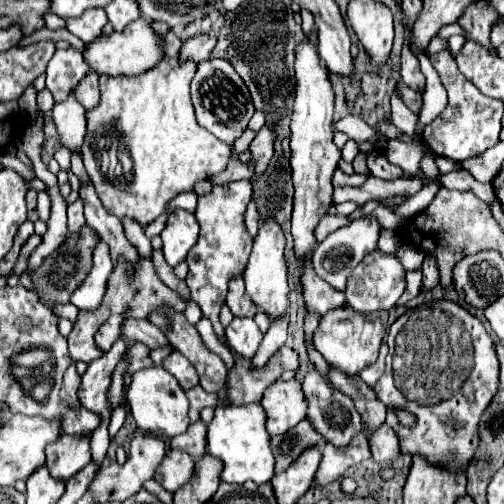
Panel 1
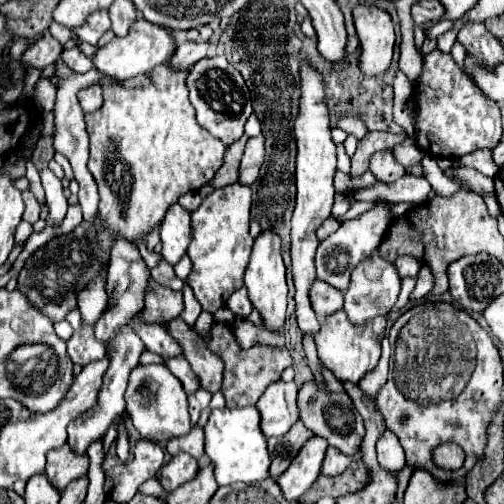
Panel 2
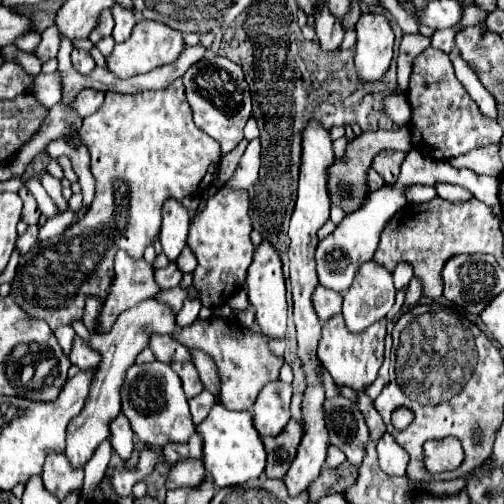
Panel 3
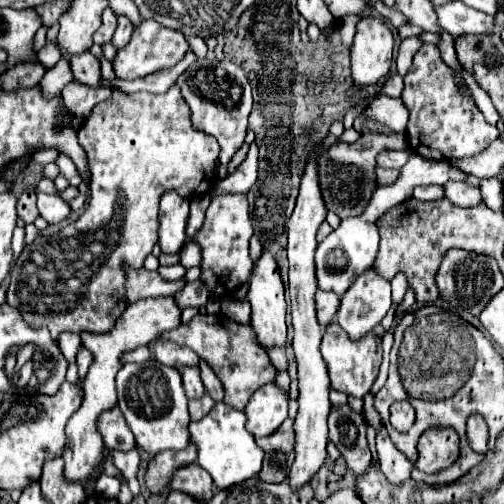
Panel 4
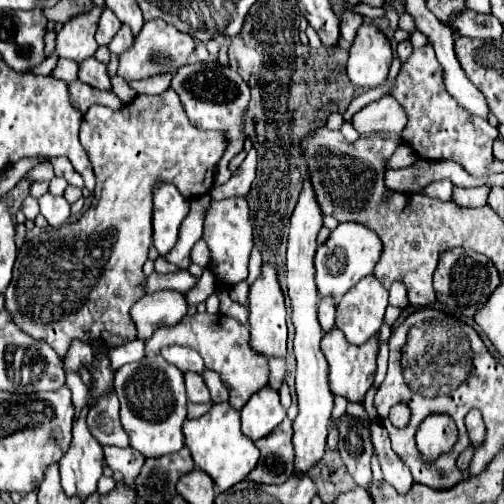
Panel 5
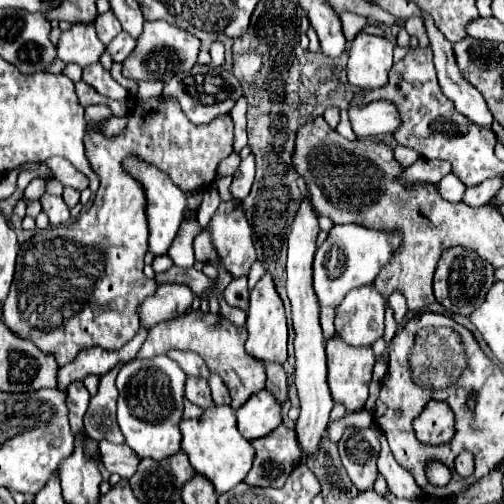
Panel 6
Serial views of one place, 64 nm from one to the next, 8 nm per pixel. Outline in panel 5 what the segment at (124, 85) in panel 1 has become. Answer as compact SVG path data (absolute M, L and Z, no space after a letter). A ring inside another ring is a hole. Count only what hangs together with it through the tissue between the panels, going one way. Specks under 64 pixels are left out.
M166 90L164 94L160 96L148 96L148 94L138 94L130 104L124 104L120 110L110 110L108 106L92 106L84 118L82 118L82 128L80 128L80 144L84 146L84 150L88 152L88 158L94 166L94 176L96 176L96 186L94 186L94 202L92 206L76 220L76 222L70 222L70 224L64 224L60 228L52 228L48 226L46 230L42 230L36 238L30 238L24 242L24 246L20 248L18 256L16 256L16 268L14 268L14 276L12 276L12 284L8 284L6 292L4 292L4 298L6 298L6 308L12 312L12 318L14 322L26 332L30 334L32 338L36 340L46 340L56 352L58 356L64 356L70 342L74 338L80 338L80 340L96 340L96 338L102 338L106 340L108 344L114 344L114 346L122 346L126 342L130 342L136 334L134 326L132 326L132 320L128 316L132 304L136 300L140 300L144 296L144 290L142 290L142 282L146 280L144 272L142 272L142 266L144 262L148 260L148 250L152 246L152 192L154 192L154 184L156 182L168 182L168 184L174 184L180 194L184 198L196 198L196 196L202 196L206 194L212 184L214 184L214 176L216 176L216 164L218 160L222 158L224 154L224 148L226 148L226 142L224 142L224 136L220 132L206 132L206 130L198 130L190 124L182 104L180 104L180 98L176 96L176 92Z

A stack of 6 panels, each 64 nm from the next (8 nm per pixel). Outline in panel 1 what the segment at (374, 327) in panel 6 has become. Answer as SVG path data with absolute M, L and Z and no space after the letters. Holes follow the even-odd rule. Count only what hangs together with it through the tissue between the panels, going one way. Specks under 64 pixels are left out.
M372 250L364 260L354 268L354 272L348 278L346 284L346 302L358 310L358 312L378 312L378 310L390 310L396 306L400 296L406 288L406 270L396 254L386 254L382 250Z

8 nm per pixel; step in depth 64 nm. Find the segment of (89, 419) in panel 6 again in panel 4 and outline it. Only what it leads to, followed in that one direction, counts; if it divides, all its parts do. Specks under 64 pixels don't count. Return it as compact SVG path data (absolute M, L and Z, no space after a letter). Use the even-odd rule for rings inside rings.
M120 408L104 412L98 420L98 430L104 438L104 446L110 450L128 452L136 446L135 438L126 424Z

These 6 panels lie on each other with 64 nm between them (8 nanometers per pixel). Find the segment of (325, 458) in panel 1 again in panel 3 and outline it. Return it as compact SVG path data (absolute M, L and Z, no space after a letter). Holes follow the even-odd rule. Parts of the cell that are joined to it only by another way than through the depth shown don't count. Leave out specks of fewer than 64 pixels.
M334 446L328 448L328 458L326 458L326 466L328 468L338 468L344 460L346 460L346 456L338 448L334 448Z

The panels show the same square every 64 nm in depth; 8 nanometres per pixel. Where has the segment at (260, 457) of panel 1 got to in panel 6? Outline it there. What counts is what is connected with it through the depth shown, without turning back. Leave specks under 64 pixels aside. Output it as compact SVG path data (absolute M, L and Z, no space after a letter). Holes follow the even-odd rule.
M212 406L204 410L204 414L196 420L182 420L182 450L188 454L190 464L202 476L206 476L218 494L228 492L232 486L244 480L244 476L252 468L254 448L252 444L238 432L236 414L230 406Z

